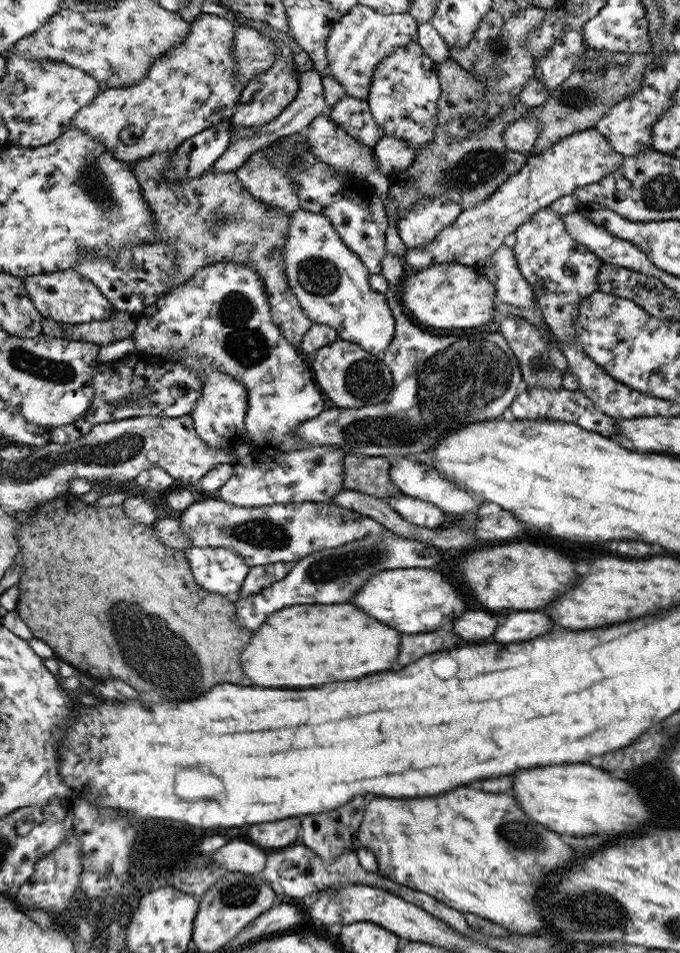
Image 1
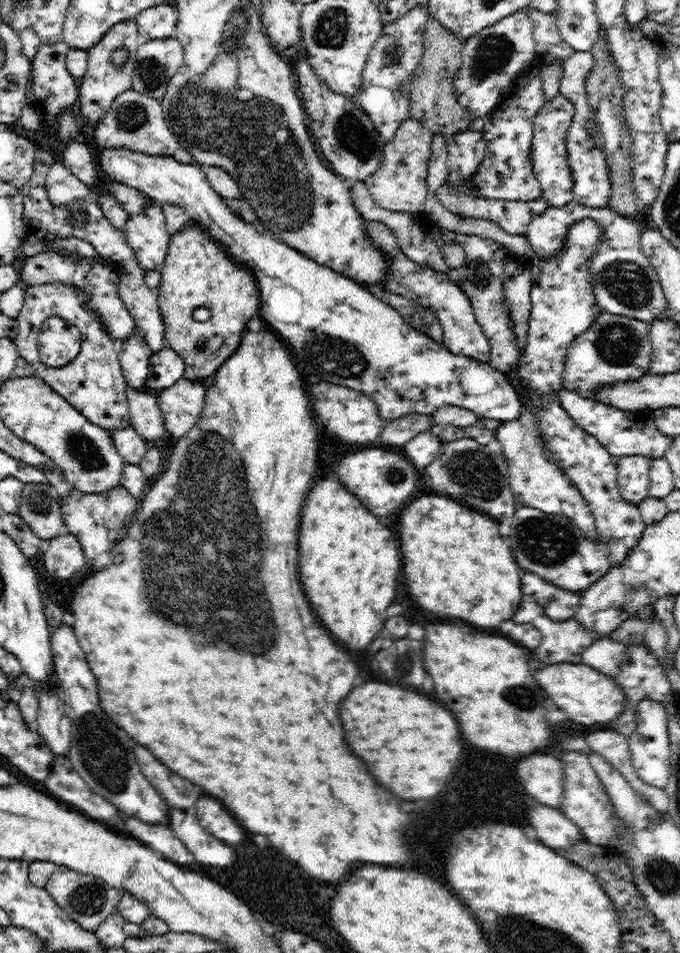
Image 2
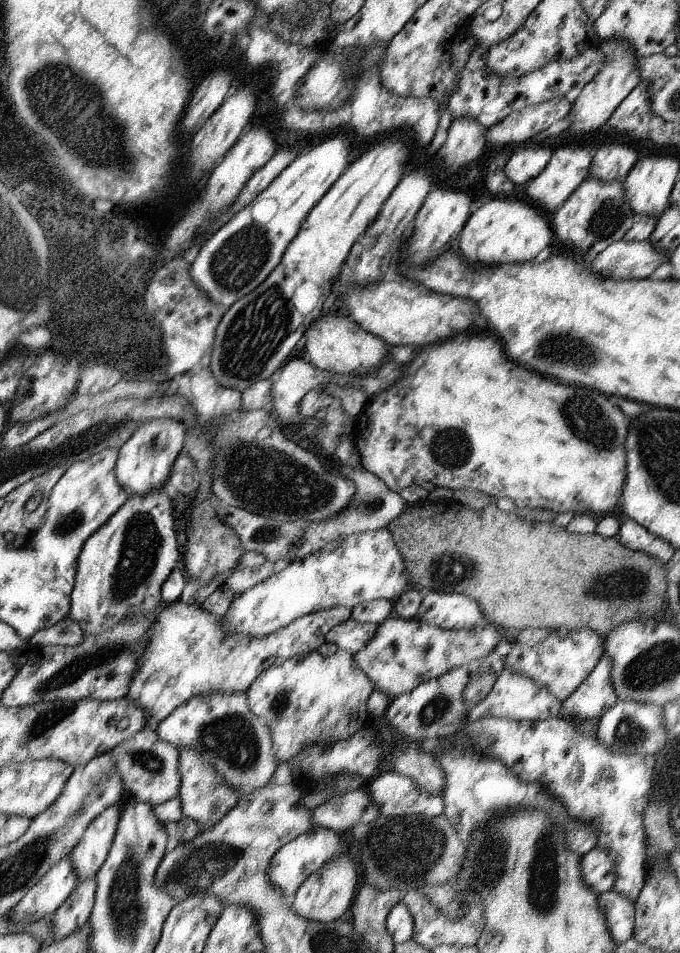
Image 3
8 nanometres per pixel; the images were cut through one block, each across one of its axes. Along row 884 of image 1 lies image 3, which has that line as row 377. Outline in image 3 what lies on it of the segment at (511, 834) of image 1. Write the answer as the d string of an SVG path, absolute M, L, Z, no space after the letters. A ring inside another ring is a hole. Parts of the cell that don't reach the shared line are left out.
M464 336L462 342L458 340L448 340L442 344L436 344L430 350L421 348L419 355L409 364L405 364L403 376L384 392L372 395L364 404L363 409L355 418L353 442L359 451L357 460L361 462L363 468L382 479L388 488L395 493L407 489L412 484L420 486L433 485L446 487L454 490L480 490L493 500L498 500L507 496L514 500L517 510L524 508L544 508L552 512L592 512L601 518L616 510L620 504L621 494L626 480L626 434L628 434L628 418L622 414L622 410L612 404L606 396L586 390L586 388L572 388L564 384L556 384L548 378L542 378L514 362L510 362L502 350L502 344L492 338L492 336Z

